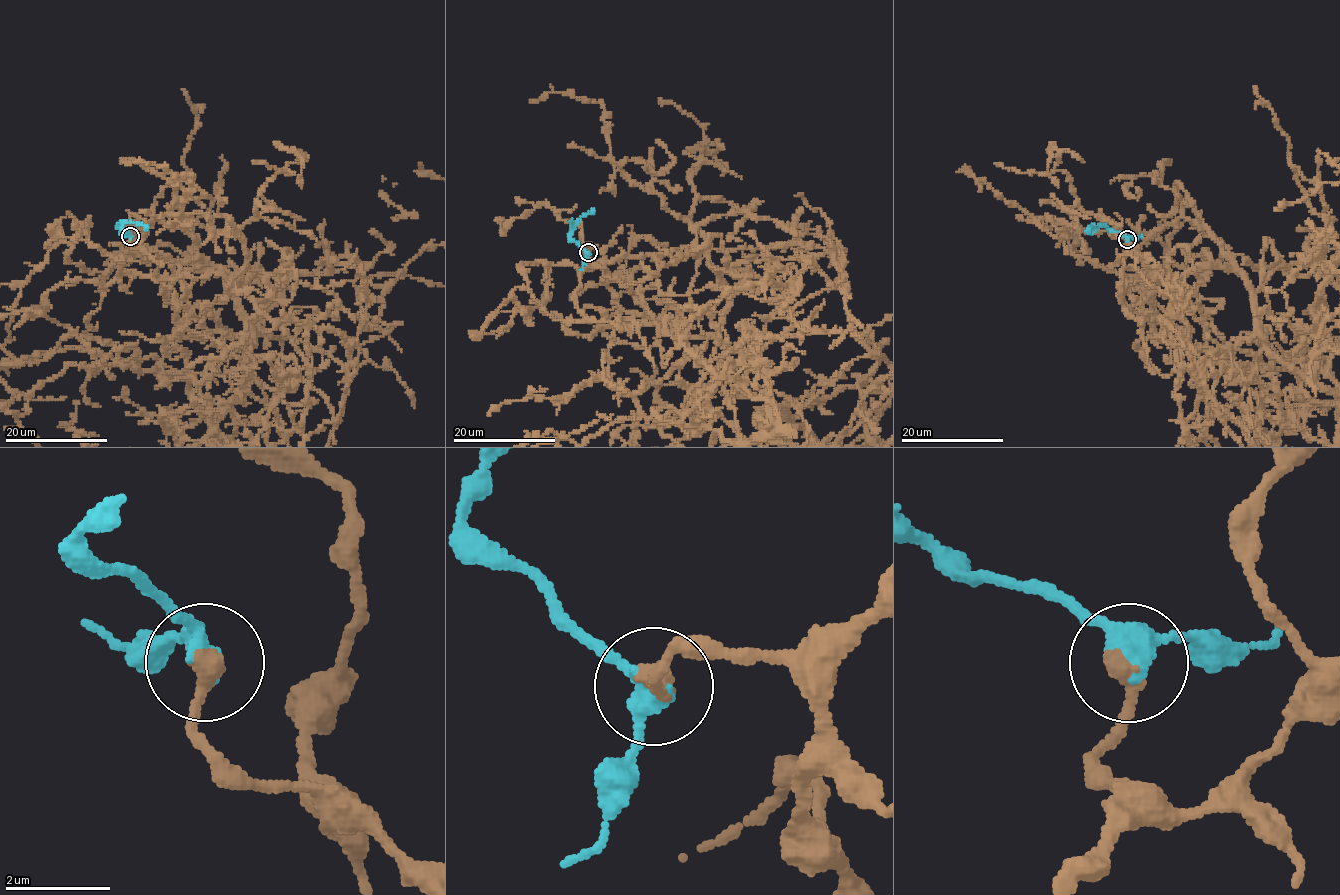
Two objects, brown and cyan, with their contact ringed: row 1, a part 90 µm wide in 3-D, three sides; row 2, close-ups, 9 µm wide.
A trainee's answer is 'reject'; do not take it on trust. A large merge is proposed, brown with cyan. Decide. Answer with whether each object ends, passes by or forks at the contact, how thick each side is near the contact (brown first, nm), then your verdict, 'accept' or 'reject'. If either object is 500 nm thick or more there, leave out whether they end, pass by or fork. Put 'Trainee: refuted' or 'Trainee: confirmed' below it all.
brown ends; cyan passes by; calibres 400 and 360 nm; accept
Trainee: refuted

